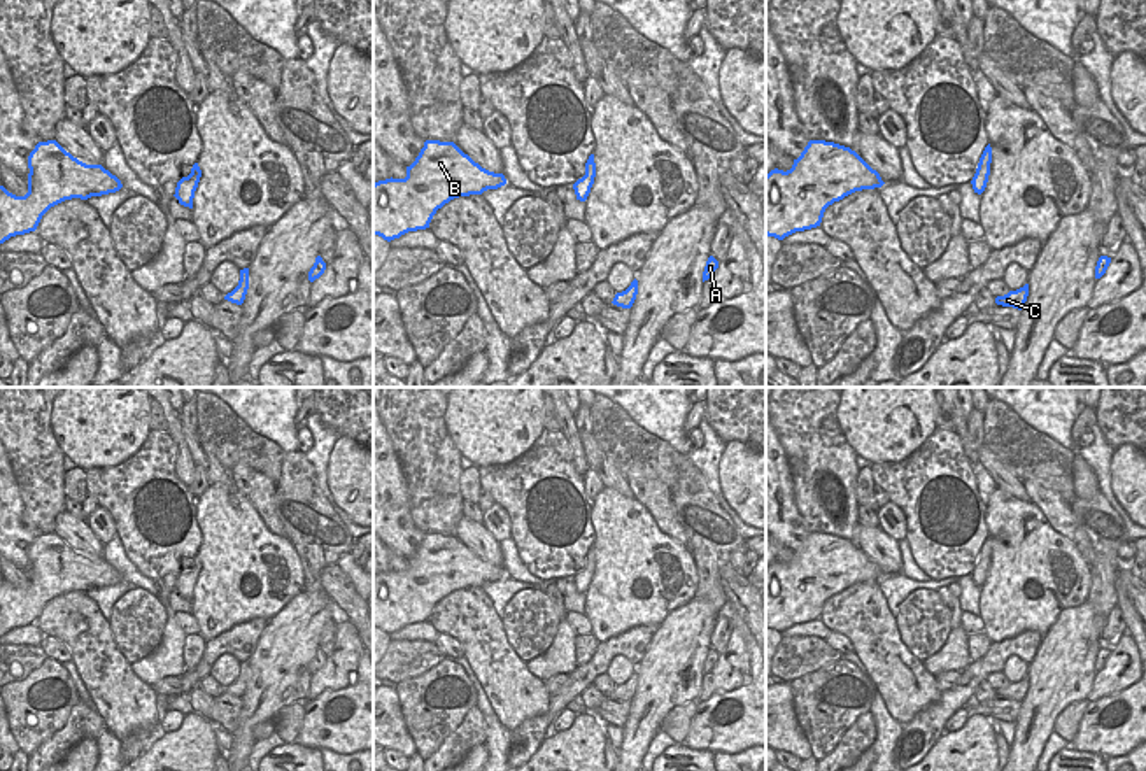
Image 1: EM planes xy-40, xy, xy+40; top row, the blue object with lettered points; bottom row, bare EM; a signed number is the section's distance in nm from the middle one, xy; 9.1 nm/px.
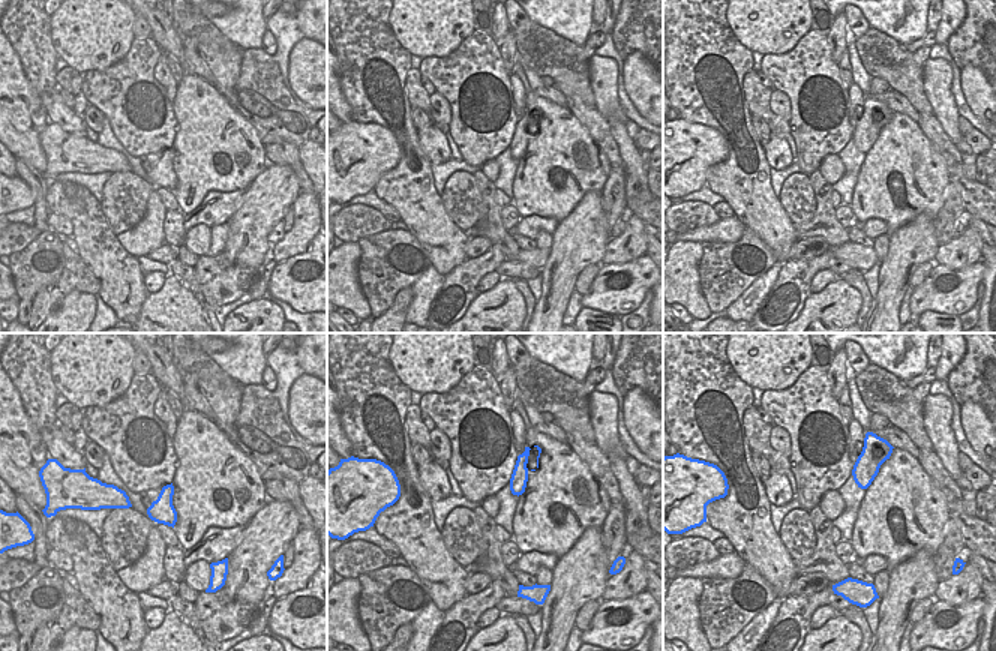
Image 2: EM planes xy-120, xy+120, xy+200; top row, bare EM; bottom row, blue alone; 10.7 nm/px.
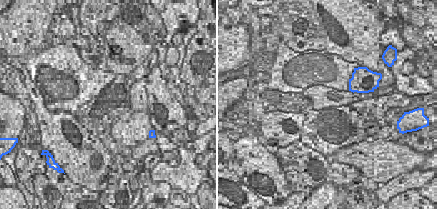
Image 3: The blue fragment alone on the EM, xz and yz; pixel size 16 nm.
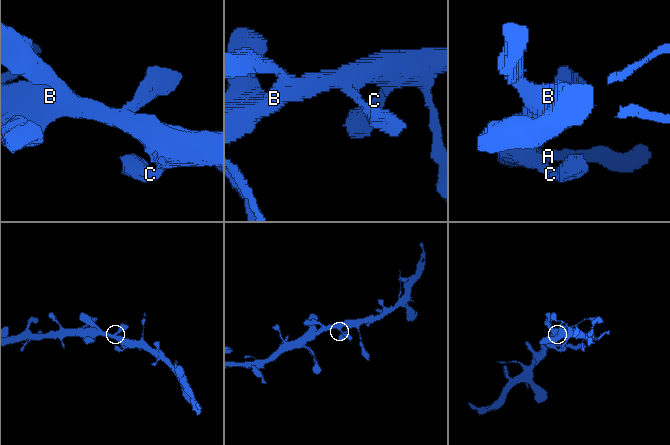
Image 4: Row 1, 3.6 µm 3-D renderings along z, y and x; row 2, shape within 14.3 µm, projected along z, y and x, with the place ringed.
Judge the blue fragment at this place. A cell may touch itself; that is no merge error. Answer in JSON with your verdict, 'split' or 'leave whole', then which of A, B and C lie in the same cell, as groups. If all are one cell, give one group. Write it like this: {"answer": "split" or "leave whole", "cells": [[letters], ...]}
{"answer": "leave whole", "cells": [["A", "B", "C"]]}

